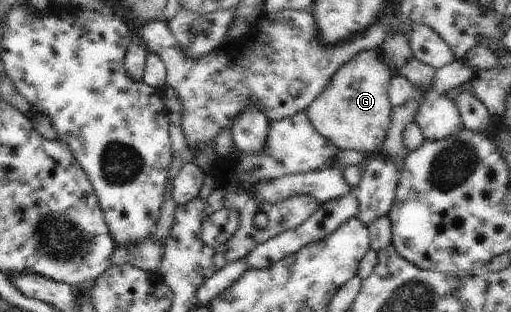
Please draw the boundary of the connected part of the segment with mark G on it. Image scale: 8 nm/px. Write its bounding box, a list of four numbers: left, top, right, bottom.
[305,50,395,154]

